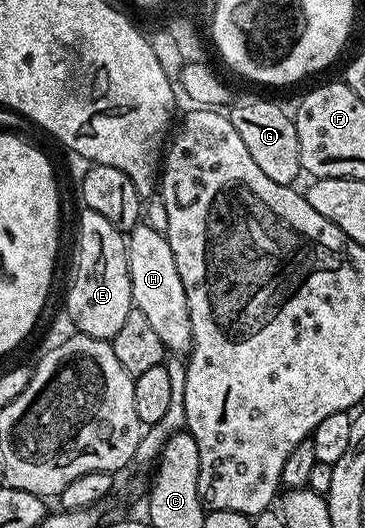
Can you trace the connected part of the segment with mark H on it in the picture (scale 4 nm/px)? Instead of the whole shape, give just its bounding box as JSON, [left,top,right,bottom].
[125,223,193,355]

